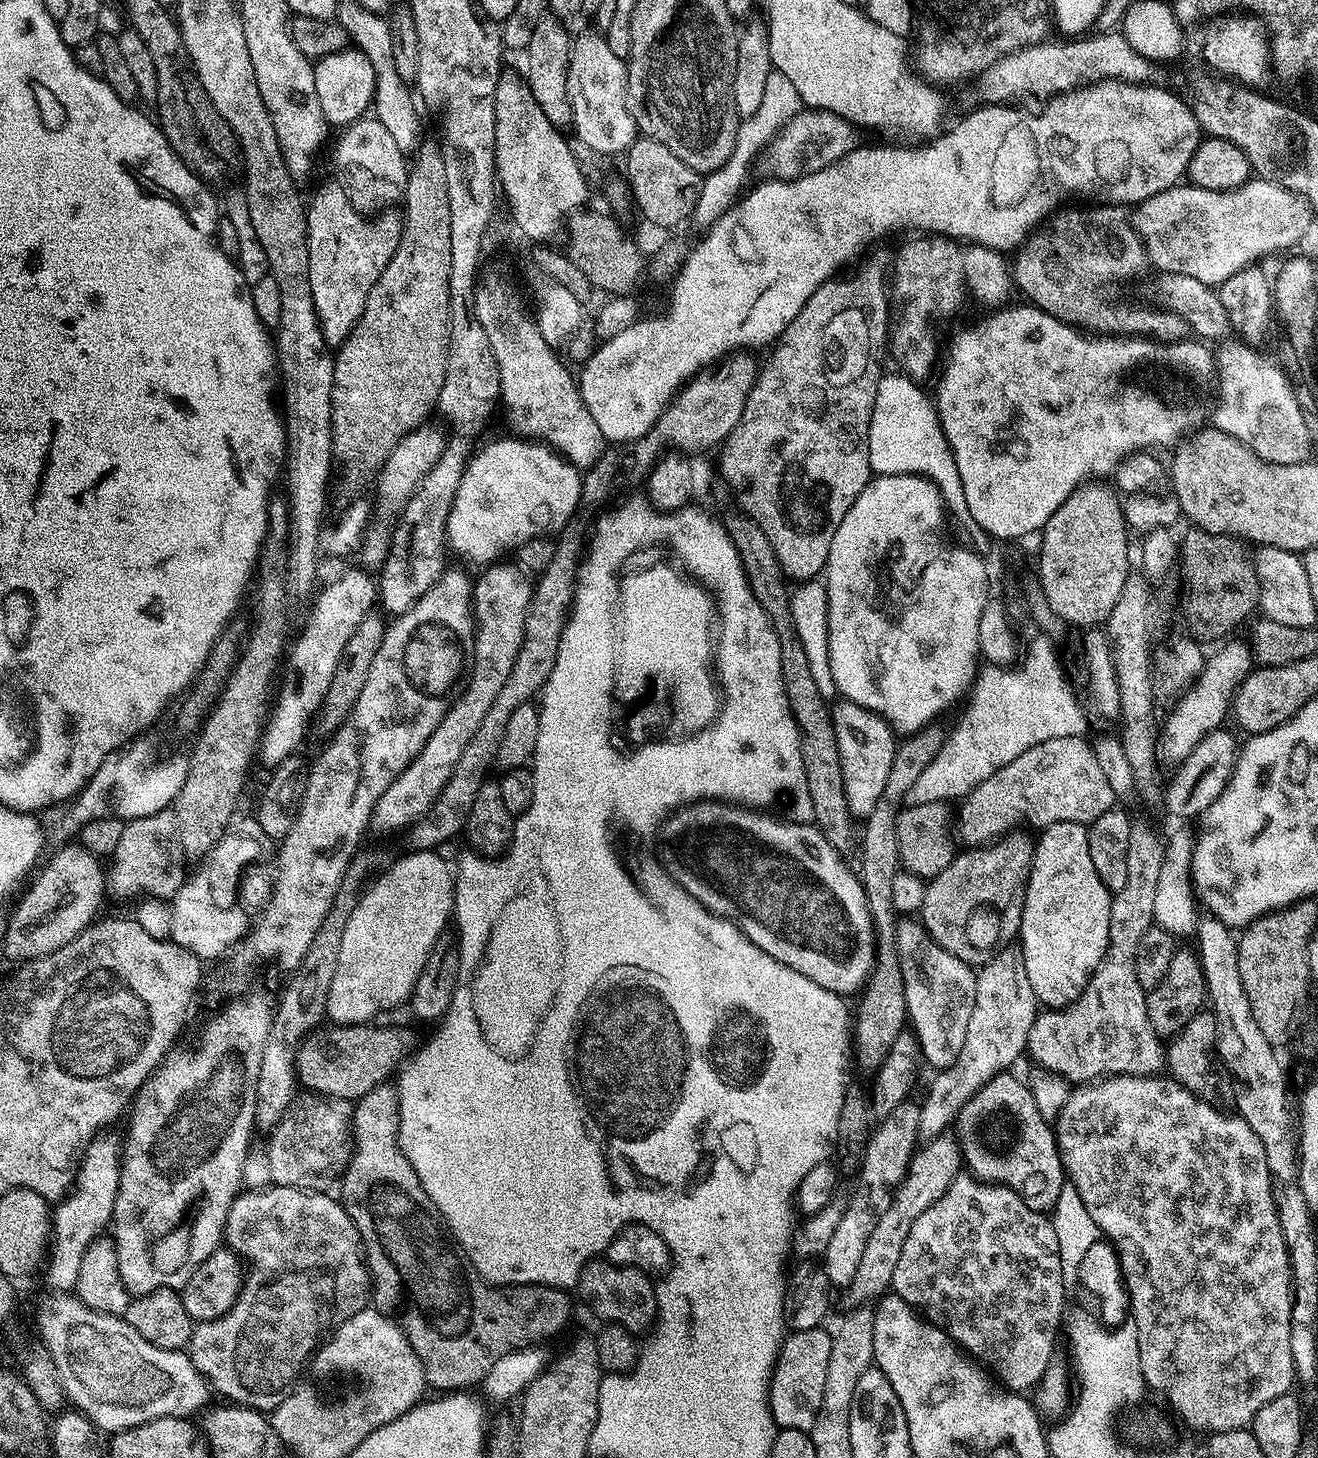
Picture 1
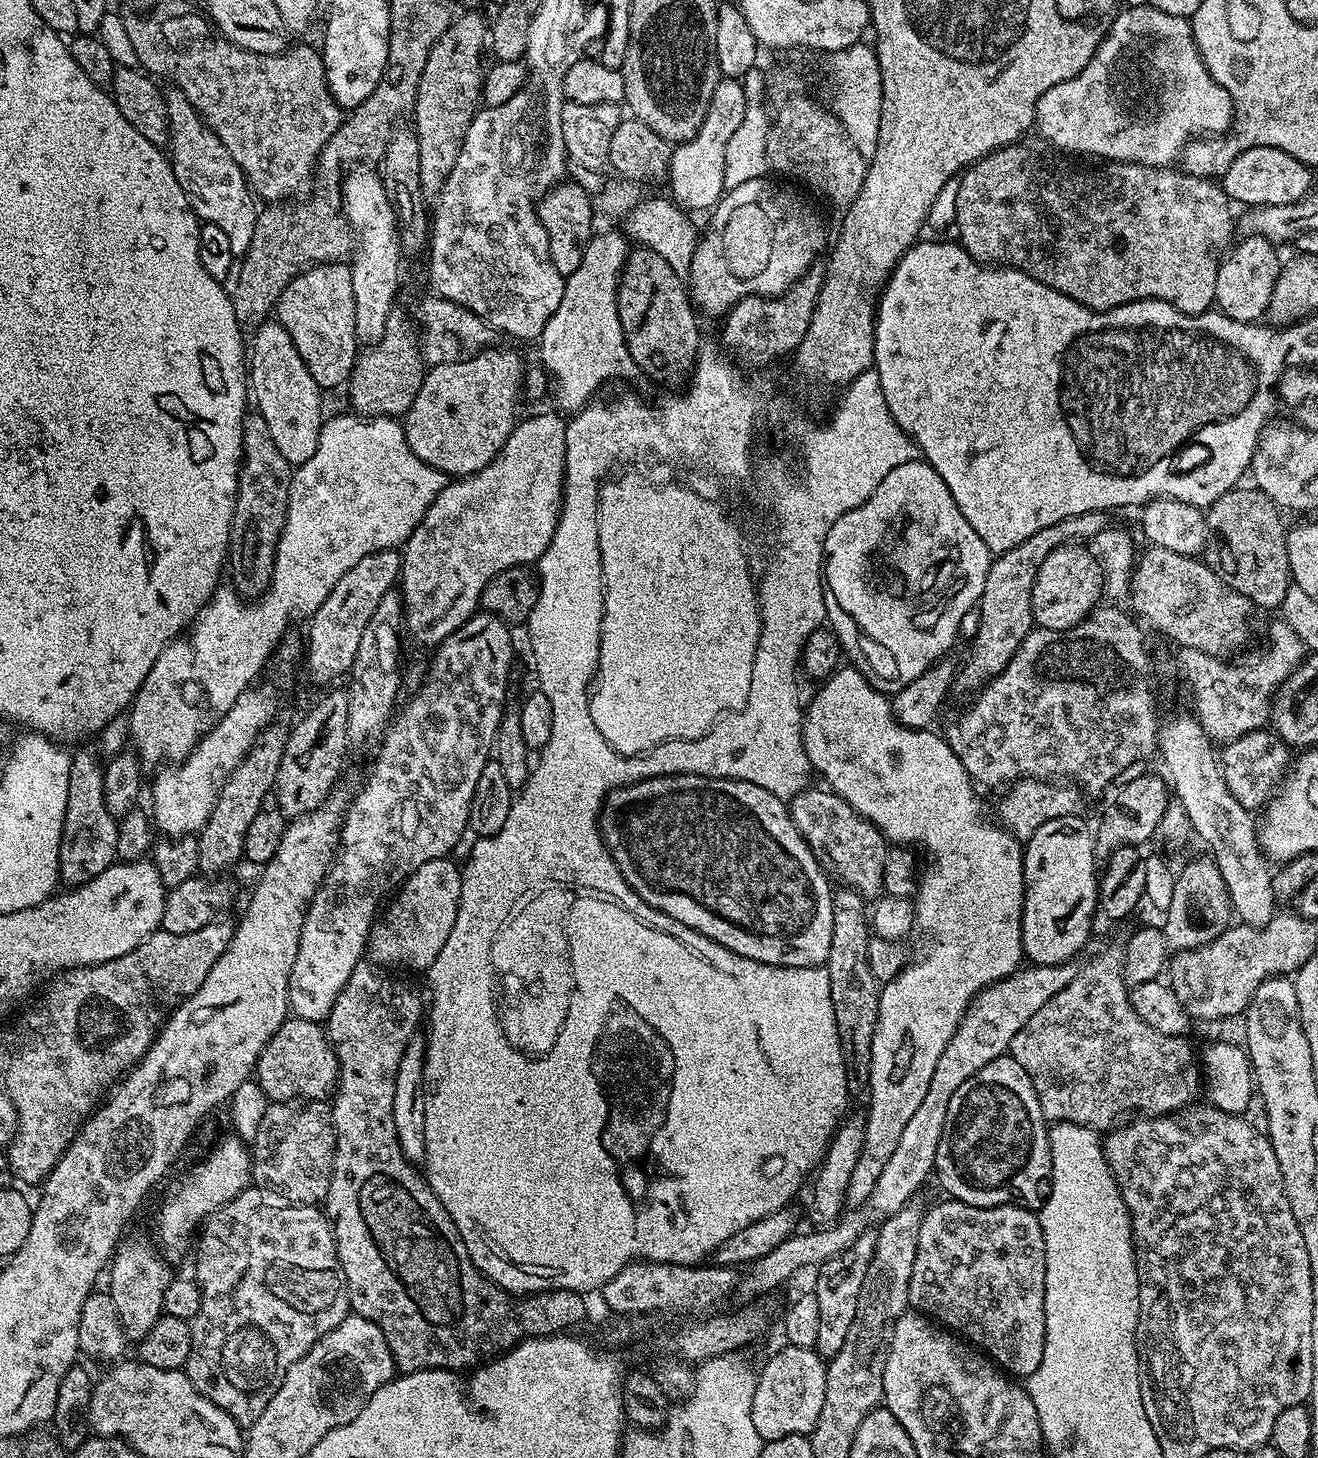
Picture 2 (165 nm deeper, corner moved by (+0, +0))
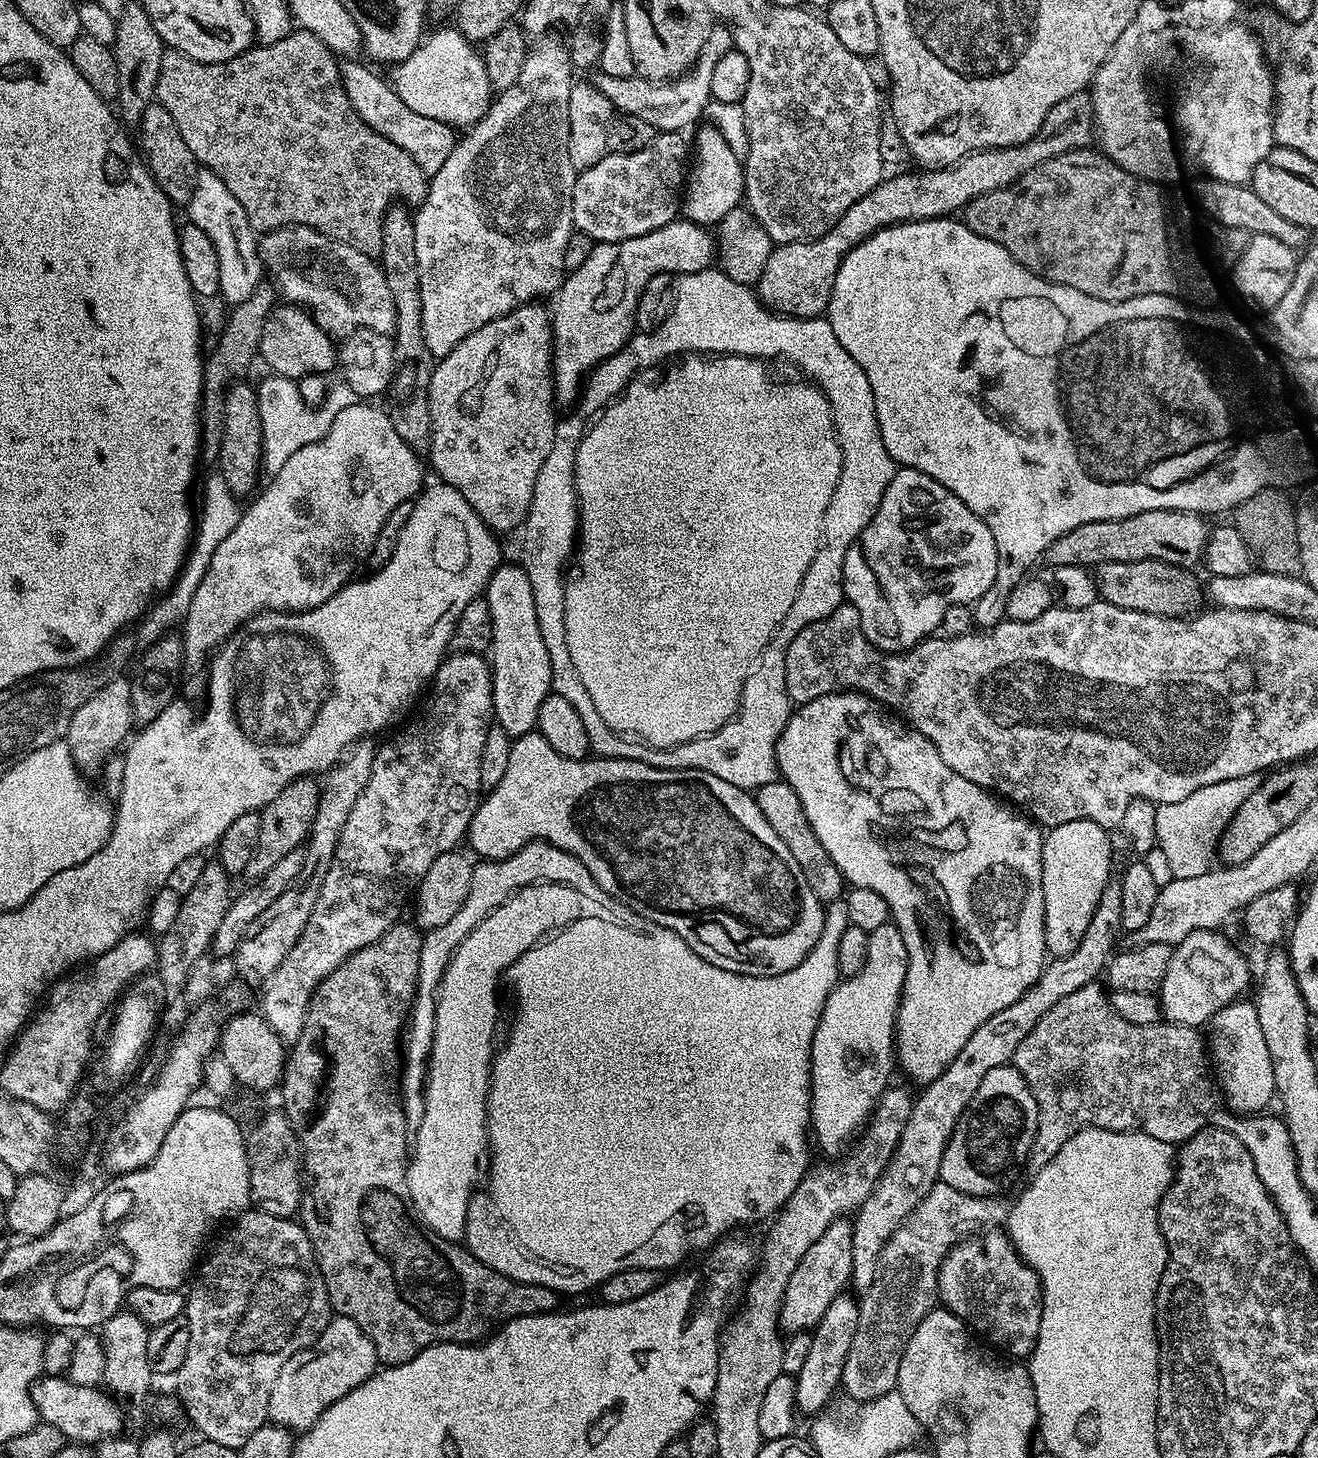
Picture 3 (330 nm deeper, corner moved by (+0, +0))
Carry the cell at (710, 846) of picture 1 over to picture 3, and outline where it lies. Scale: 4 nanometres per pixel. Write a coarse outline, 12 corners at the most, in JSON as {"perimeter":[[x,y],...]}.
{"perimeter":[[535,730],[466,844],[574,854],[601,893],[747,976],[825,905],[753,793],[562,758]]}

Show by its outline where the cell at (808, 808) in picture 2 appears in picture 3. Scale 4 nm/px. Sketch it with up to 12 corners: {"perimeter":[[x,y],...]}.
{"perimeter":[[778,778],[755,789],[762,818],[786,842],[821,902],[844,875],[822,850],[798,794]]}

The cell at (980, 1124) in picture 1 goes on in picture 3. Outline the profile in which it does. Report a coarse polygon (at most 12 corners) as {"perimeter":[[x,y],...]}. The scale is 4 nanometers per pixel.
{"perimeter":[[990,1070],[946,1142],[939,1183],[997,1195],[1027,1161],[1034,1094]]}

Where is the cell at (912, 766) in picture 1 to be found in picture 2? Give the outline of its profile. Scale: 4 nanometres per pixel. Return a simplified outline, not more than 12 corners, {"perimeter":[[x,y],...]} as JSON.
{"perimeter":[[1107,511],[1074,514],[999,553],[953,693],[975,694],[1034,630],[1038,566],[1091,542]]}

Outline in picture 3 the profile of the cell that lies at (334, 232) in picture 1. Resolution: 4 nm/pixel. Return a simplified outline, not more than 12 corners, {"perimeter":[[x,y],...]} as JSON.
{"perimeter":[[273,307],[259,359],[299,382],[338,364],[338,344],[303,308]]}

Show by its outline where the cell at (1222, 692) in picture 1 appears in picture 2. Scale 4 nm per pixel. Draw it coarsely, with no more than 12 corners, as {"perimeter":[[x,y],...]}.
{"perimeter":[[1120,784],[1094,828],[1096,859],[1155,837],[1169,785]]}

